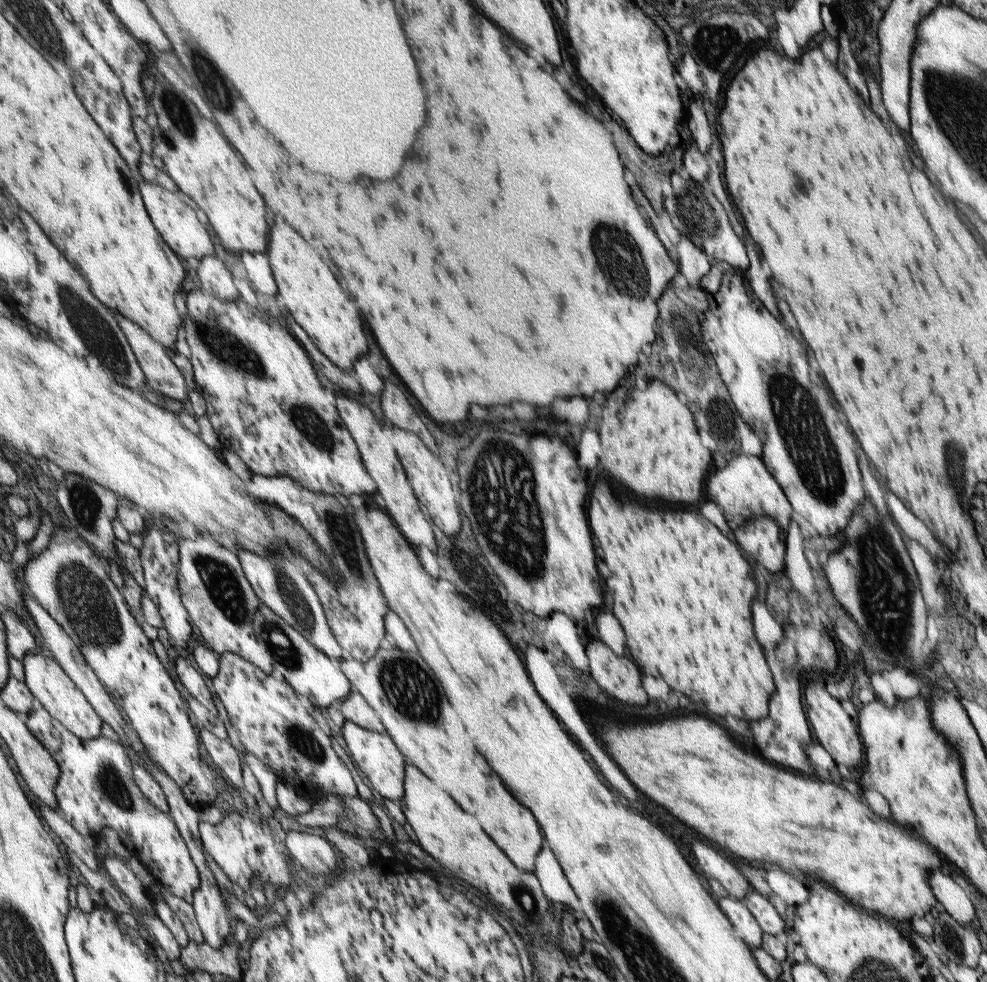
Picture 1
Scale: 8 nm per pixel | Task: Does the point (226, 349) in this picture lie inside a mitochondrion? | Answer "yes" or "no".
yes

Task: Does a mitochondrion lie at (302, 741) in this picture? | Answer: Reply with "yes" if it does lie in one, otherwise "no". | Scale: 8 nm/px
yes

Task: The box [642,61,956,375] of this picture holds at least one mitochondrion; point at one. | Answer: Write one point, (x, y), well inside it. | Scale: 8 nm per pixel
(696, 214)

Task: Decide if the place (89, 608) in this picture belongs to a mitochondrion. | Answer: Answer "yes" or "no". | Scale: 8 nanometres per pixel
yes

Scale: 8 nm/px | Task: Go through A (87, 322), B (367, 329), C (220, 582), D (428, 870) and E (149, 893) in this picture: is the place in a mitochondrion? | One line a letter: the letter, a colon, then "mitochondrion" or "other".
A: mitochondrion
B: other
C: mitochondrion
D: other
E: other

